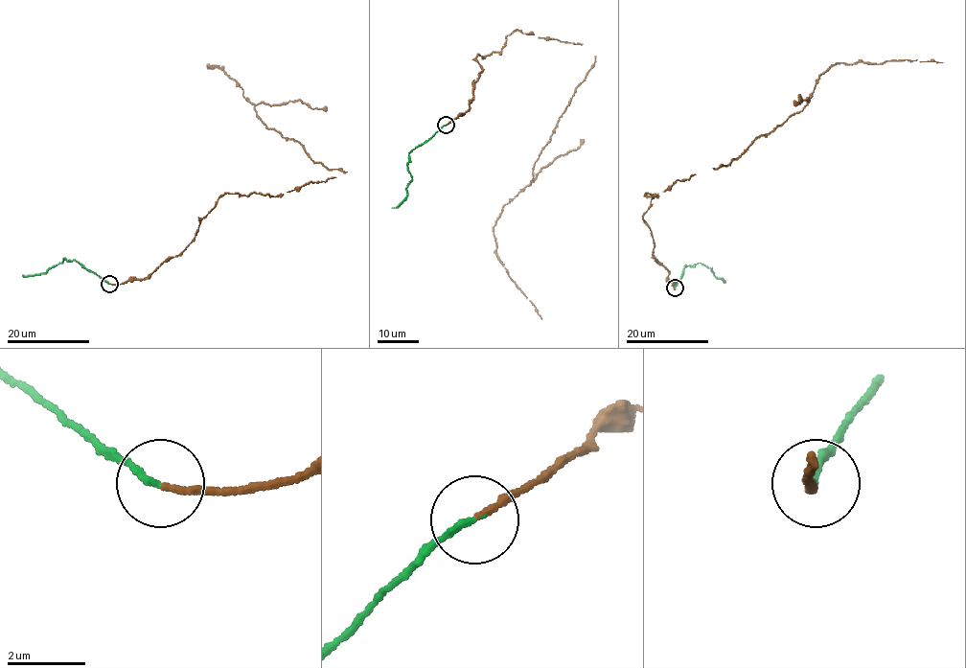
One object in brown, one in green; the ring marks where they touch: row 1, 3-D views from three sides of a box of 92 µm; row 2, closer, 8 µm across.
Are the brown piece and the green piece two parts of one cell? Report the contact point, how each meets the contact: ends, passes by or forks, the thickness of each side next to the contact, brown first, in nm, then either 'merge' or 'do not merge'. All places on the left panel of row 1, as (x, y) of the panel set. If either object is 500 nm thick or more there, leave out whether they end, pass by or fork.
at (109, 284); brown ends there; green ends there; 160 nm thick on the brown side, 170 nm on the other; merge

